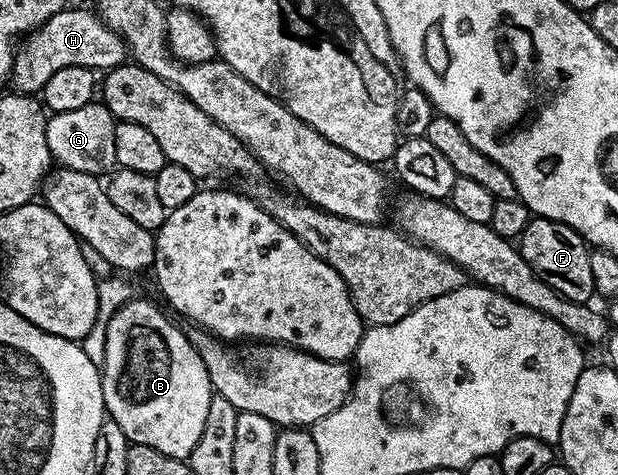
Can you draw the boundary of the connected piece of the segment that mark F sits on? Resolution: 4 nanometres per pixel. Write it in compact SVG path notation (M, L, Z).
M532 218L517 239L517 246L529 269L558 294L574 303L590 304L596 298L593 269L589 265L589 244L569 225L552 219Z

